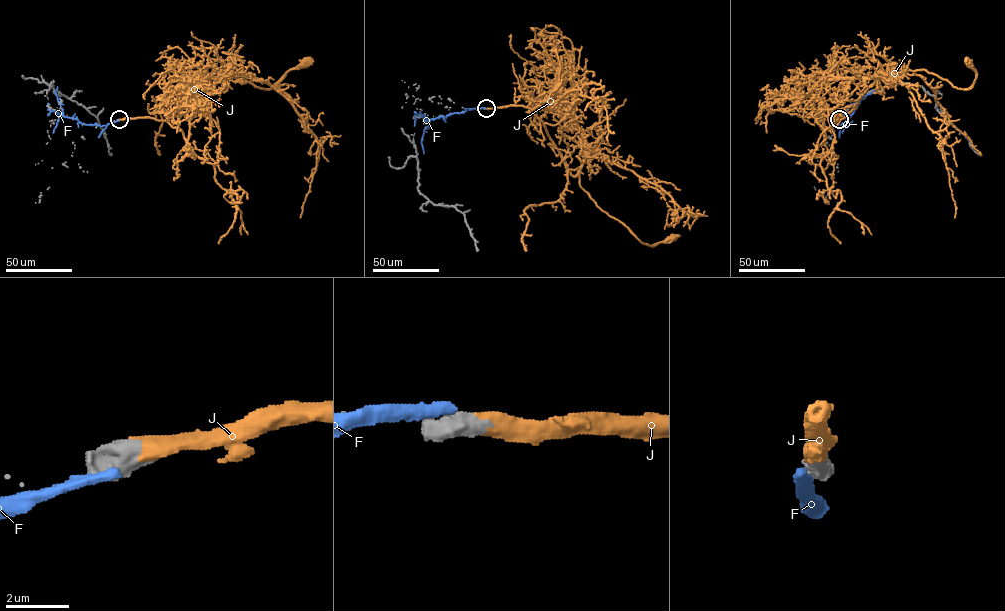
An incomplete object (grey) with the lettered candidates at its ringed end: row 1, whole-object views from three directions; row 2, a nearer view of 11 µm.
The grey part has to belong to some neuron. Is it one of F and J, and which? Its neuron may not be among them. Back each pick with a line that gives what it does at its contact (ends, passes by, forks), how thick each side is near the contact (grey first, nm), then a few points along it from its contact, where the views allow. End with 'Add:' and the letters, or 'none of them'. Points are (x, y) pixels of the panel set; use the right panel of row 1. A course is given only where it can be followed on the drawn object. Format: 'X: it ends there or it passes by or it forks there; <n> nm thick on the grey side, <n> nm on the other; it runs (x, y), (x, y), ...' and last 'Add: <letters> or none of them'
J: it ends there; 750 nm thick on the grey side, 600 nm on the other; it runs (839, 120), (867, 88), (904, 66), (968, 89), (976, 72), (967, 62)
Add: J

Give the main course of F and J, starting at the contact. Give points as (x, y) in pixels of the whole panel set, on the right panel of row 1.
F: (838, 121), (839, 126), (844, 124), (862, 98), (884, 86)
J: (839, 120), (867, 88), (904, 66), (968, 89), (976, 72), (967, 62)

